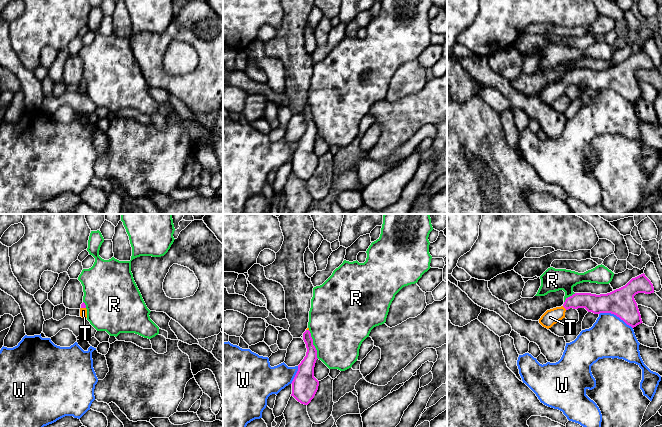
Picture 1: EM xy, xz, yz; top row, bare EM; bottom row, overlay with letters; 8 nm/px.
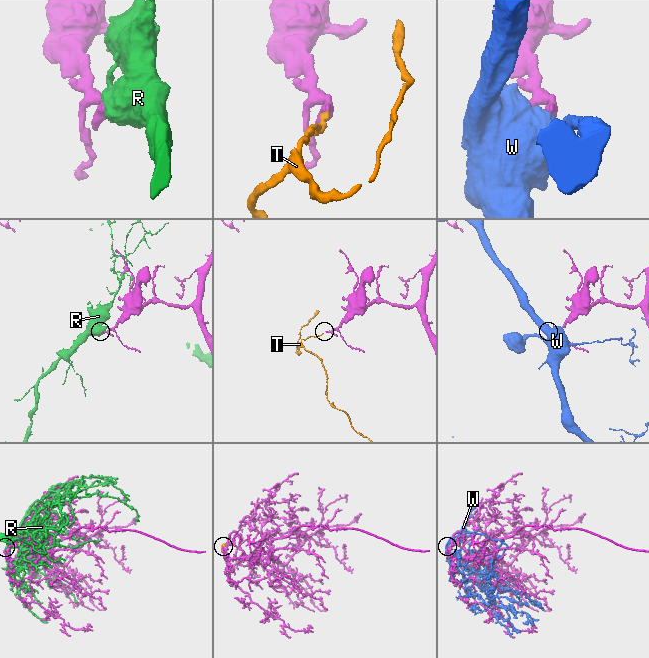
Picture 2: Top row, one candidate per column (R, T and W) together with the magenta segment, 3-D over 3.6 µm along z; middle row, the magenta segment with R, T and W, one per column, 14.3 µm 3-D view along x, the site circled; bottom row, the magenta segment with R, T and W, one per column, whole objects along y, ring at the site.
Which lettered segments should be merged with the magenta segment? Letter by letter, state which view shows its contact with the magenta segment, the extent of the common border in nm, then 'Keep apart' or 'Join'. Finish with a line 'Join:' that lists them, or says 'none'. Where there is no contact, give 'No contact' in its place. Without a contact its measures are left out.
R: Touches magenta in xz. Shared border 240 nm. Keep apart
T: Touches magenta in yz. Shared border 50 nm. Join
W: Touches magenta in yz. Shared border 300 nm. Keep apart
Join: T

